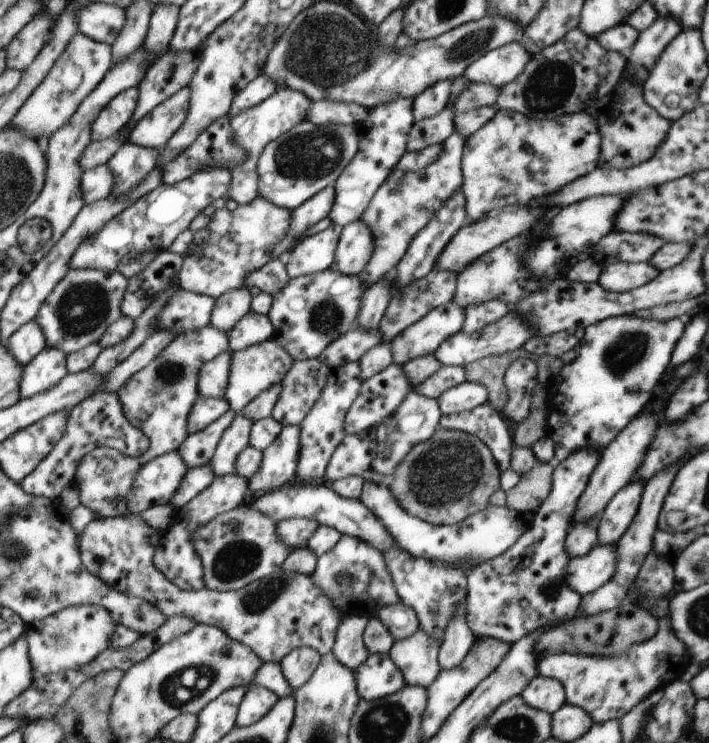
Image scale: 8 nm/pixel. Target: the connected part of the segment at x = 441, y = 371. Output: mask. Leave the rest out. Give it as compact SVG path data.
M444 365L440 367L432 376L424 382L412 388L418 394L429 399L437 399L443 392L450 387L456 386L466 381L464 367L456 365Z

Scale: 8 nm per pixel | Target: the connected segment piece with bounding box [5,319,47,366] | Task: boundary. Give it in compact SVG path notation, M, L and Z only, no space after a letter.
M36 319L20 326L14 334L8 336L5 344L24 366L47 346L44 333Z

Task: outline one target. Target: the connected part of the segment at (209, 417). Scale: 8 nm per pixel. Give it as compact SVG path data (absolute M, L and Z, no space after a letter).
M199 396L188 413L186 430L189 434L204 430L230 409L229 406L230 404L226 398L213 399Z

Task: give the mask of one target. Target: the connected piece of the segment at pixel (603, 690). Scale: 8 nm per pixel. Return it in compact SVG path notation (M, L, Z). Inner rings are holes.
M662 617L656 634L647 641L633 644L625 653L612 656L575 655L560 653L555 655L541 655L537 663L538 674L559 680L565 690L567 704L583 708L597 724L620 719L622 714L632 710L632 706L644 701L655 690L664 688L667 684L680 678L690 665L690 656L686 645L675 635L671 620Z

